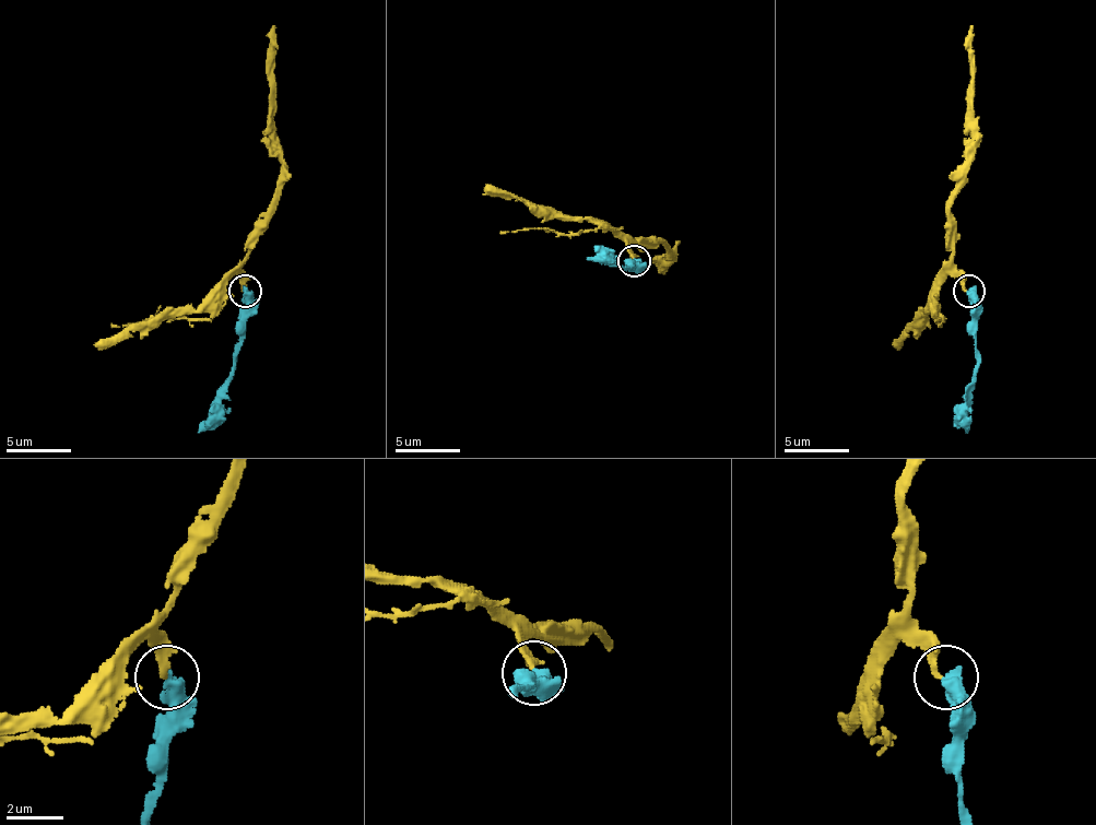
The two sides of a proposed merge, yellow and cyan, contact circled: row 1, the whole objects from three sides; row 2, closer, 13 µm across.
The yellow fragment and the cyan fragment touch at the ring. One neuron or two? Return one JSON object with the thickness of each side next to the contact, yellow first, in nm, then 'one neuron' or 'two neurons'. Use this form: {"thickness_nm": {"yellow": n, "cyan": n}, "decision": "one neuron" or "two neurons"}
{"thickness_nm": {"yellow": 240, "cyan": 500}, "decision": "one neuron"}

